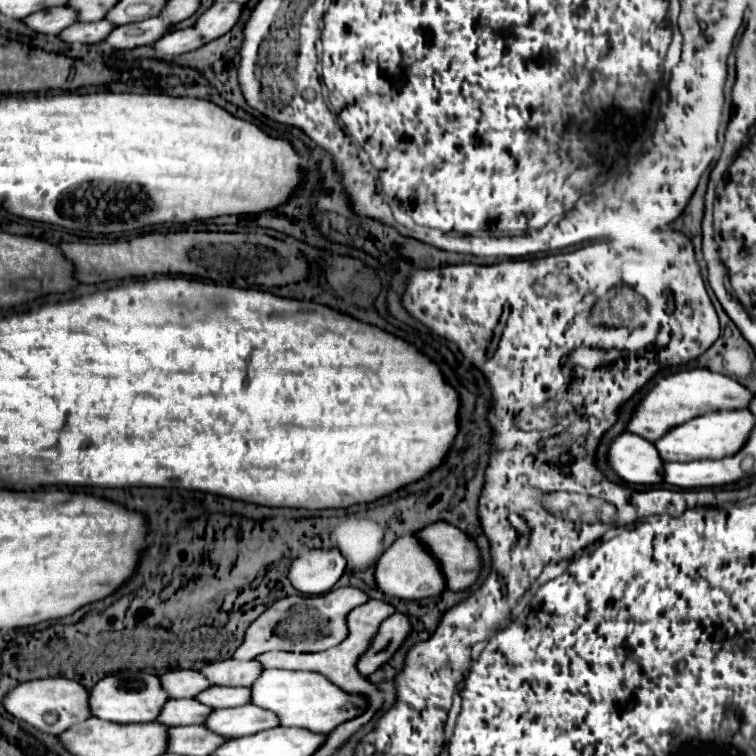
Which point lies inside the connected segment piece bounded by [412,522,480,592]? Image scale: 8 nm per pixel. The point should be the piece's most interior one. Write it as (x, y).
(458, 558)

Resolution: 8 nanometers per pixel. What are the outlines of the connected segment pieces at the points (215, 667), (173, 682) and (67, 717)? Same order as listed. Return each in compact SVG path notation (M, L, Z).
M224 660L206 664L200 670L214 686L252 686L260 676L262 666L256 660L240 662L240 660Z
M170 670L160 676L162 688L170 698L194 698L212 684L196 670Z
M44 678L44 680L30 680L24 684L18 684L14 690L10 690L4 696L2 704L4 704L4 710L14 718L34 726L40 732L54 734L54 736L62 734L72 724L84 722L92 716L88 708L88 690L82 688L78 682L66 680L66 678Z

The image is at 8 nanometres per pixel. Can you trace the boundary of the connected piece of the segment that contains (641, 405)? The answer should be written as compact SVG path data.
M686 368L686 370L668 372L636 404L636 408L630 416L630 422L626 424L626 430L654 442L662 434L666 434L666 430L674 428L682 422L688 422L690 418L696 418L708 410L746 408L750 398L754 398L752 392L746 390L742 384L738 384L736 380L732 380L724 374L716 374L708 368Z

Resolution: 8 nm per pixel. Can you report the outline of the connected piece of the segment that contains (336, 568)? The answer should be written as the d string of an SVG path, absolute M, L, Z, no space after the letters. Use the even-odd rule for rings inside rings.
M312 548L292 560L288 578L292 586L308 596L326 594L338 582L346 568L346 558L336 550Z

